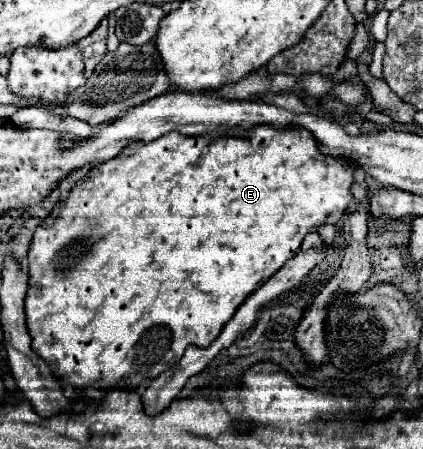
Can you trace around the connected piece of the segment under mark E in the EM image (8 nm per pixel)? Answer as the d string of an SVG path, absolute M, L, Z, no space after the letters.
M256 126L256 130L250 130L248 138L218 138L218 140L210 140L210 138L184 138L182 134L164 134L160 136L156 142L136 142L136 146L128 146L128 150L122 150L122 154L118 154L116 158L102 162L98 166L94 166L88 176L80 182L76 182L76 186L70 190L68 198L64 202L60 202L50 214L48 218L36 228L34 232L34 240L32 246L28 250L28 272L30 272L30 282L28 282L28 296L26 296L26 304L24 304L24 312L26 312L26 326L28 326L28 334L32 338L32 350L36 350L36 354L40 354L40 358L50 366L52 374L58 378L68 378L68 376L78 376L78 390L86 390L86 388L96 388L96 390L112 390L116 386L120 386L120 390L136 390L140 386L142 380L154 380L156 376L160 376L164 370L170 370L172 366L176 366L176 362L180 362L186 346L194 344L198 348L206 348L210 346L210 342L220 334L222 326L234 316L234 312L238 310L238 306L262 284L266 282L270 276L274 276L286 262L288 258L294 258L296 252L300 250L300 244L304 240L304 236L312 230L316 230L322 224L336 224L342 220L344 212L348 210L348 206L352 204L352 194L350 194L350 186L354 182L354 166L348 160L342 158L332 158L332 156L324 156L318 152L316 140L312 138L312 134L308 130L296 130L296 128L286 128L286 130L278 130L272 126Z

